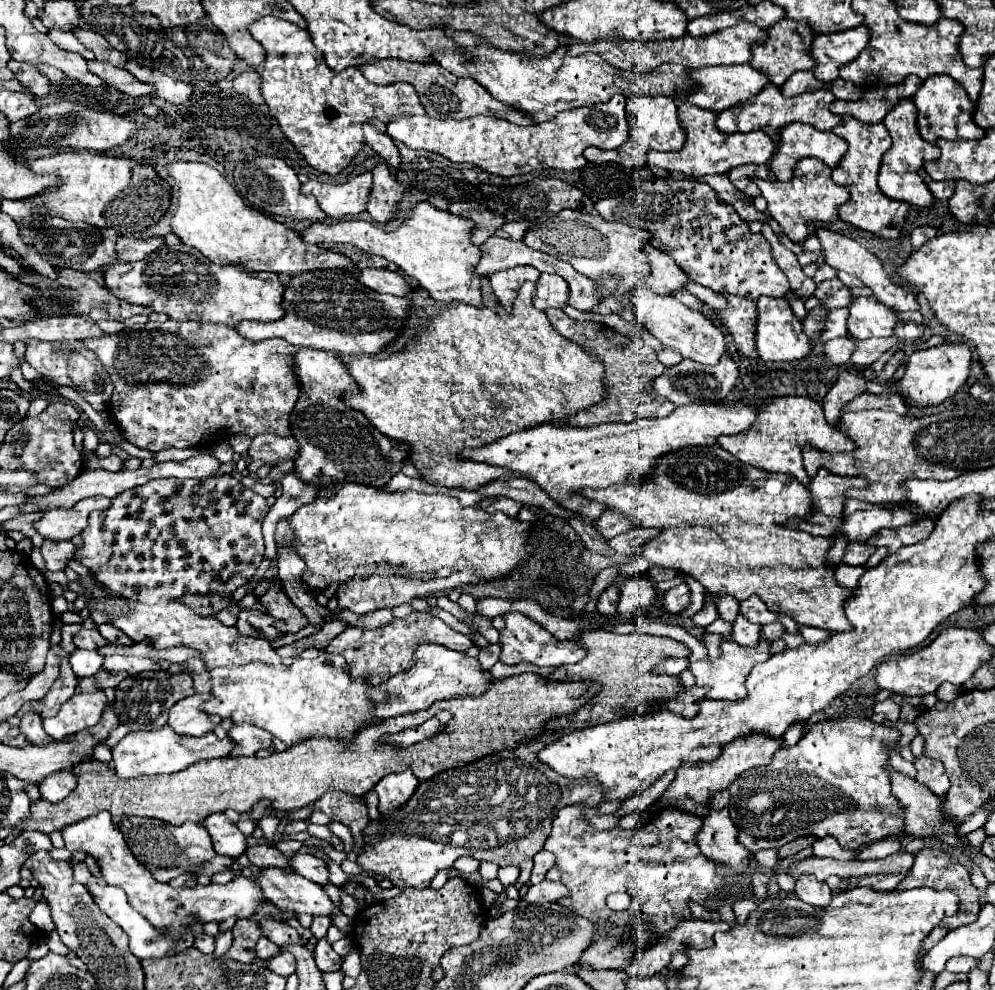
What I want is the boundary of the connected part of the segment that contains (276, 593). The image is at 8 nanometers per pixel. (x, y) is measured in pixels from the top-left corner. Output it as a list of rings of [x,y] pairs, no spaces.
[[[279,582],[271,586],[269,592],[263,594],[259,600],[267,608],[267,614],[275,618],[275,628],[279,632],[299,632],[309,624],[305,614],[285,596]]]

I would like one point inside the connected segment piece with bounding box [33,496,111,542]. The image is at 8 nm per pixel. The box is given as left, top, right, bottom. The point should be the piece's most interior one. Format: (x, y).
(56, 524)

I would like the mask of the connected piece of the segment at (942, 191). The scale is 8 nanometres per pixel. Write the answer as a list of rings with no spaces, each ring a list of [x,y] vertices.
[[[919,170],[919,176],[925,180],[927,188],[931,190],[931,194],[937,198],[937,200],[949,200],[951,194],[953,194],[953,188],[955,188],[955,180],[941,180],[941,182],[935,182],[931,180],[925,170]]]

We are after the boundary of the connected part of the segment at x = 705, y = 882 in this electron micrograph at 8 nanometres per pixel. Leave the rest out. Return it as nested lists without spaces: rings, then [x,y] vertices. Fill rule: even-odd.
[[[573,804],[565,806],[557,812],[553,818],[553,830],[545,842],[545,850],[553,852],[557,856],[557,866],[561,870],[561,882],[569,888],[569,896],[561,898],[559,904],[573,910],[579,916],[585,916],[597,924],[609,924],[605,926],[607,936],[597,936],[595,944],[583,952],[583,960],[579,966],[585,968],[607,968],[607,970],[623,970],[633,956],[637,956],[641,950],[649,946],[653,938],[659,938],[663,934],[669,934],[677,922],[689,918],[689,902],[707,904],[713,894],[719,894],[719,884],[723,884],[723,878],[719,876],[721,864],[715,864],[713,860],[705,858],[699,850],[699,846],[693,840],[693,834],[697,832],[701,818],[691,816],[687,812],[679,812],[679,808],[663,808],[649,824],[643,828],[623,830],[619,826],[611,830],[597,830],[587,818],[587,804]],[[611,892],[627,892],[633,898],[633,904],[625,912],[615,912],[605,904],[605,898]]]

